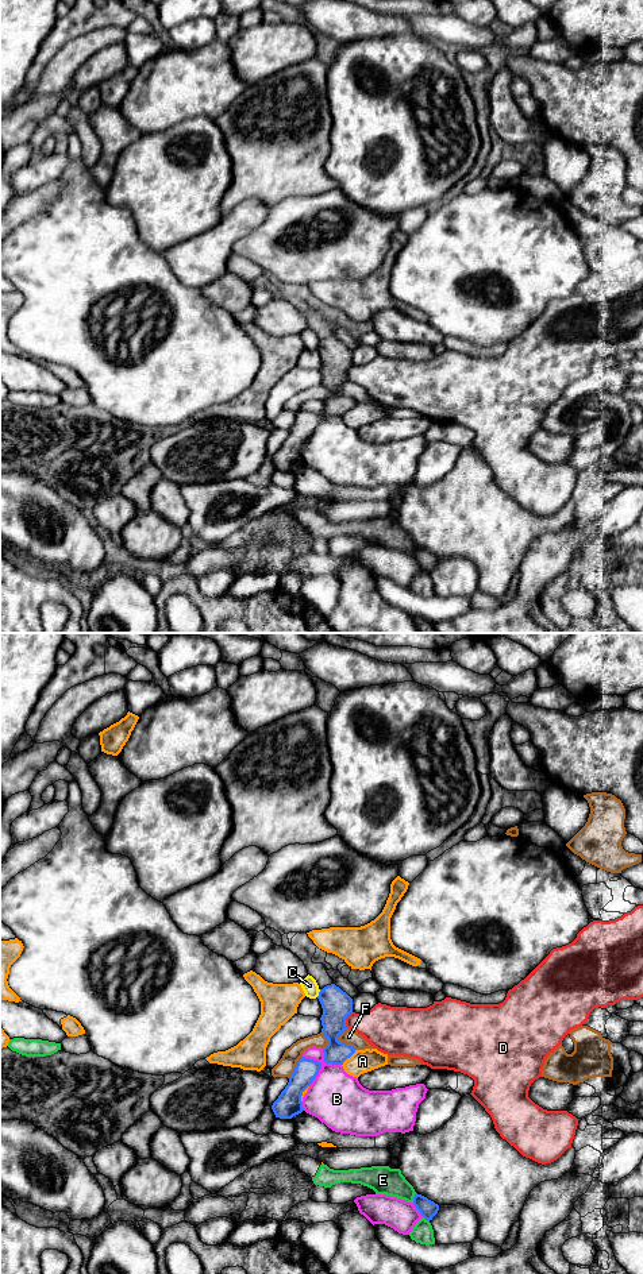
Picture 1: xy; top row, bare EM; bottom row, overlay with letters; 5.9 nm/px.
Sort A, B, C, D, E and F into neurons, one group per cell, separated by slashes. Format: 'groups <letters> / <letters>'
groups A / B / C / D / E / F

